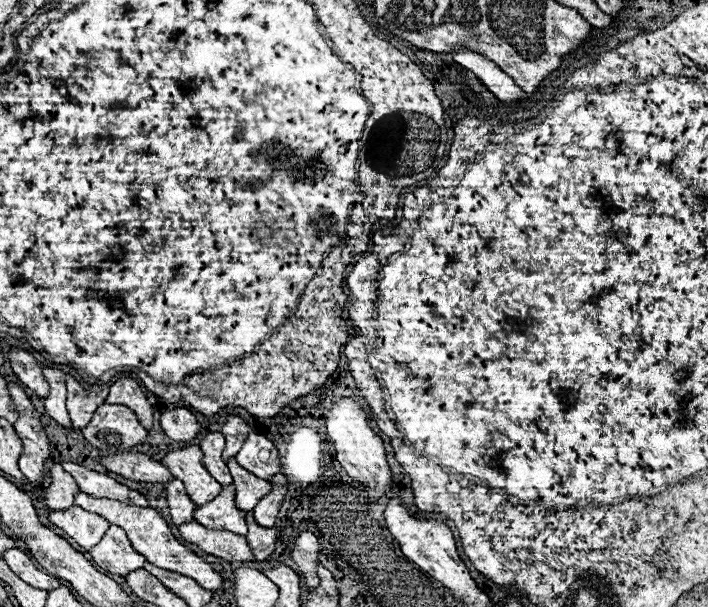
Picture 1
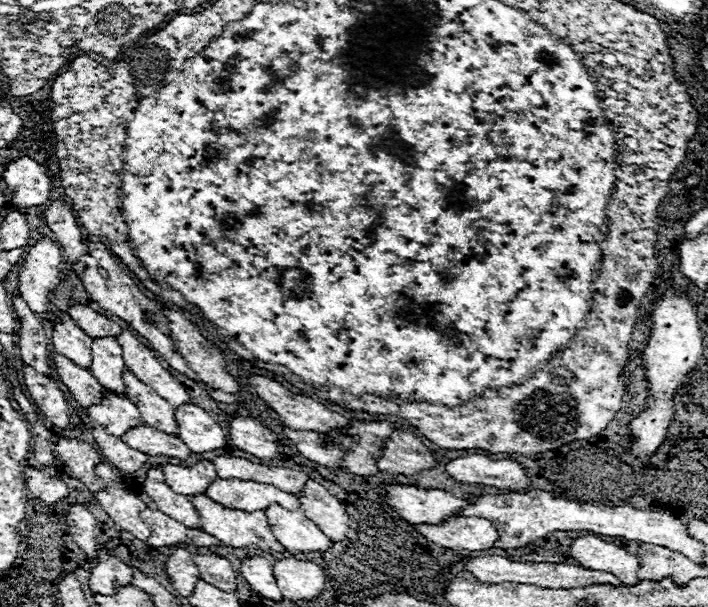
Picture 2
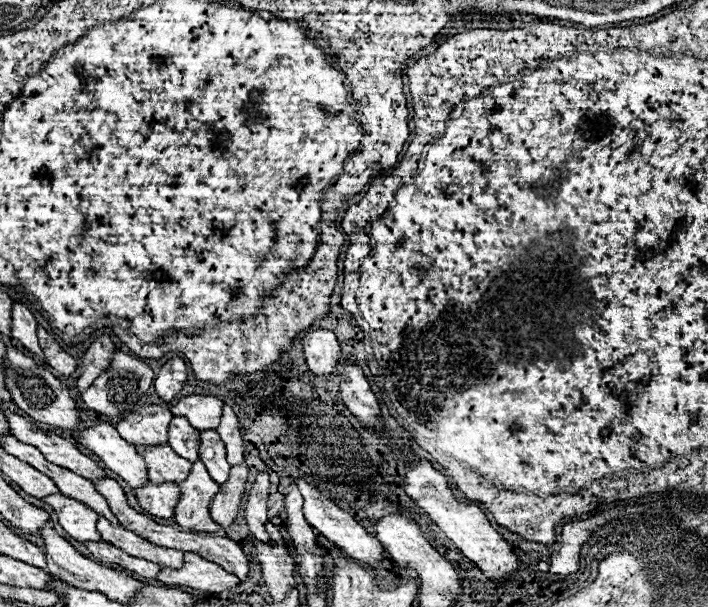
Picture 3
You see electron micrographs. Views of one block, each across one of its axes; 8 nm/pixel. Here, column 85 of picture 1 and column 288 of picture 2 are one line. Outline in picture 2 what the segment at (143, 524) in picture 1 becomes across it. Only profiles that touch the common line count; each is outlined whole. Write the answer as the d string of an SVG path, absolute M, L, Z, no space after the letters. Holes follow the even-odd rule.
M216 478L208 488L206 496L212 496L218 504L226 508L238 508L238 510L264 510L270 504L280 504L290 510L298 510L300 502L296 496L288 492L280 492L278 488L272 488L268 484L252 482L252 480L224 480Z

